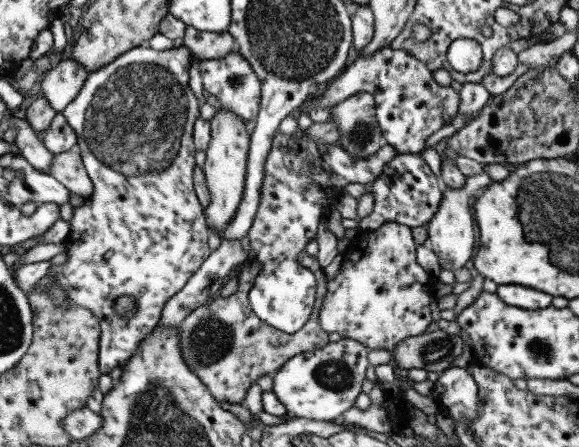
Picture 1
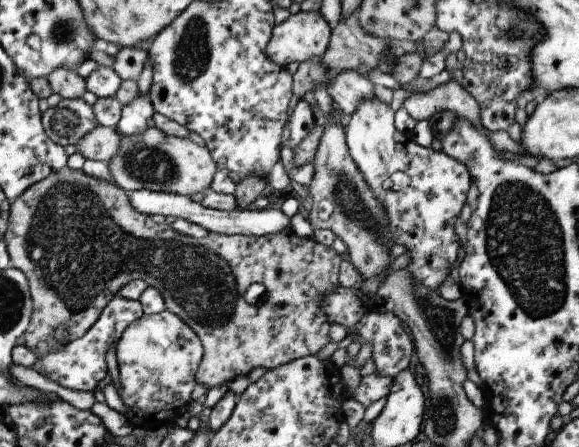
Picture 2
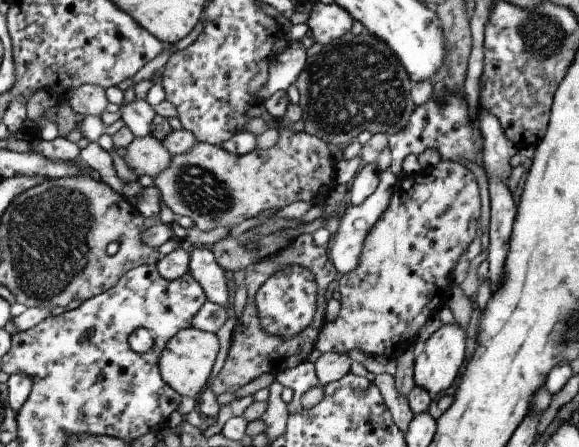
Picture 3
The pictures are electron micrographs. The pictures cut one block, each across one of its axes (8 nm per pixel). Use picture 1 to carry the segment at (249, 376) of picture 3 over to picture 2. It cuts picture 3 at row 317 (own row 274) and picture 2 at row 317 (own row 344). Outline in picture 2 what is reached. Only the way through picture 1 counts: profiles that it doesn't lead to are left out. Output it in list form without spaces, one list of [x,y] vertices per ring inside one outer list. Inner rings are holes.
[[[67,166],[50,173],[41,181],[30,185],[17,199],[11,203],[9,210],[9,223],[3,240],[6,243],[7,252],[9,254],[10,266],[15,269],[20,269],[29,280],[29,291],[33,300],[31,317],[28,328],[24,331],[25,346],[27,346],[37,356],[42,356],[45,350],[49,353],[56,353],[67,346],[69,341],[82,338],[94,326],[94,323],[100,318],[104,307],[117,295],[117,292],[128,282],[140,279],[146,282],[147,285],[156,288],[161,292],[162,298],[165,300],[166,309],[174,314],[177,314],[197,335],[203,346],[203,357],[199,364],[195,381],[202,386],[211,388],[230,382],[236,376],[247,375],[253,368],[260,366],[267,371],[276,367],[288,364],[293,360],[298,360],[302,357],[317,355],[330,340],[330,327],[326,315],[319,307],[321,296],[331,293],[338,285],[338,271],[342,258],[332,246],[326,246],[315,238],[307,239],[299,237],[291,229],[286,229],[276,234],[266,236],[254,235],[225,235],[210,233],[204,238],[189,237],[188,235],[175,232],[171,225],[167,223],[158,224],[152,221],[150,215],[138,212],[129,201],[129,192],[120,188],[116,183],[99,179],[87,175],[82,169],[70,170]],[[260,282],[265,285],[265,295],[258,304],[249,304],[244,299],[244,294],[251,284]],[[58,326],[66,326],[68,336],[63,341],[58,341],[54,337],[54,330]]]

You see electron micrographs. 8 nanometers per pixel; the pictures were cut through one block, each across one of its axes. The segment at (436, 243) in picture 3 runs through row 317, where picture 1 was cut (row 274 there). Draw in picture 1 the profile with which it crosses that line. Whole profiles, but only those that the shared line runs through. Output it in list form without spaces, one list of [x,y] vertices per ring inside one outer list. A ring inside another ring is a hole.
[[[384,222],[365,240],[352,244],[355,257],[343,260],[338,274],[327,280],[326,294],[319,315],[326,332],[338,332],[343,338],[357,340],[372,349],[391,351],[408,337],[427,332],[432,314],[430,304],[436,300],[432,290],[426,292],[376,292],[376,290],[424,290],[428,273],[417,261],[417,244],[411,228],[398,222]]]

